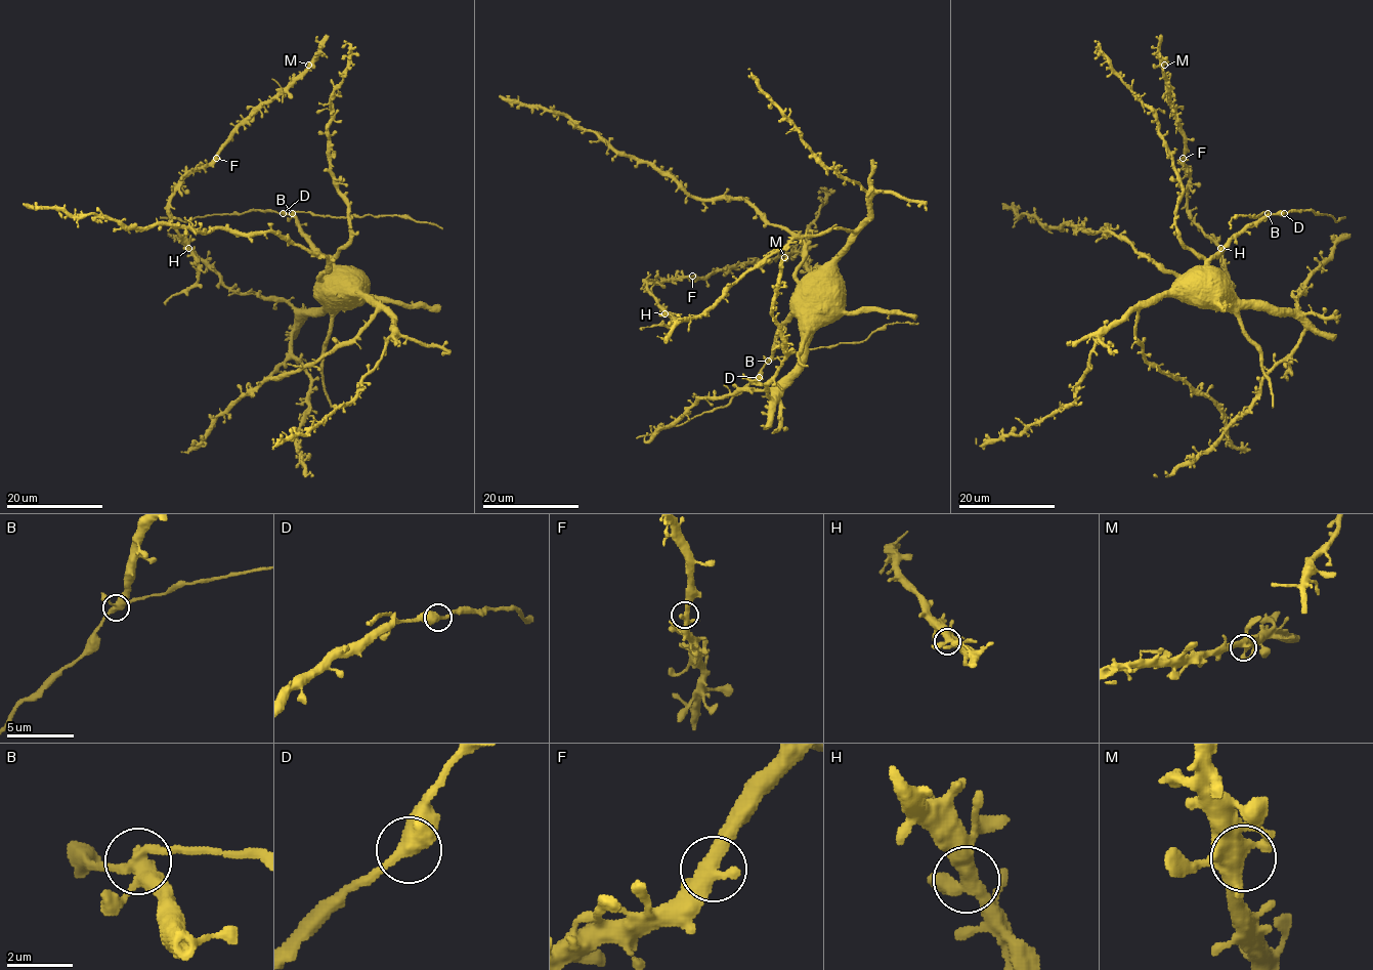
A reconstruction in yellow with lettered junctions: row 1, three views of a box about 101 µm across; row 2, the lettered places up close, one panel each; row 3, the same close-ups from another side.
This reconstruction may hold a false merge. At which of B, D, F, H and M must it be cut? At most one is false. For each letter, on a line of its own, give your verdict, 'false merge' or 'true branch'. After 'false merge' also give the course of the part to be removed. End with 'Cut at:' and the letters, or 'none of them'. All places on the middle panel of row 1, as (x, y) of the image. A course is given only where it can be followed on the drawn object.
B: false merge; course (768, 362), (774, 337), (807, 303), (796, 268), (801, 240), (745, 201), (690, 197), (563, 115), (499, 95)
D: true branch
F: true branch
H: true branch
M: true branch
Cut at: B

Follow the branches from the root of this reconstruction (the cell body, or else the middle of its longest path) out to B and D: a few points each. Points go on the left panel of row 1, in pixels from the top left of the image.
B: (331, 296), (327, 296), (327, 273), (332, 268), (332, 261), (301, 234), (298, 219), (292, 213)
D: (331, 296), (327, 296), (327, 273), (332, 268), (332, 261), (301, 234), (292, 215), (283, 213)

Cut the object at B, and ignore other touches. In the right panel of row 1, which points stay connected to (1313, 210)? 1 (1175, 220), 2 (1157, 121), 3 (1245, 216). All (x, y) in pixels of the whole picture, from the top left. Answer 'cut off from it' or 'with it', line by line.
1: cut off from it
2: cut off from it
3: with it

